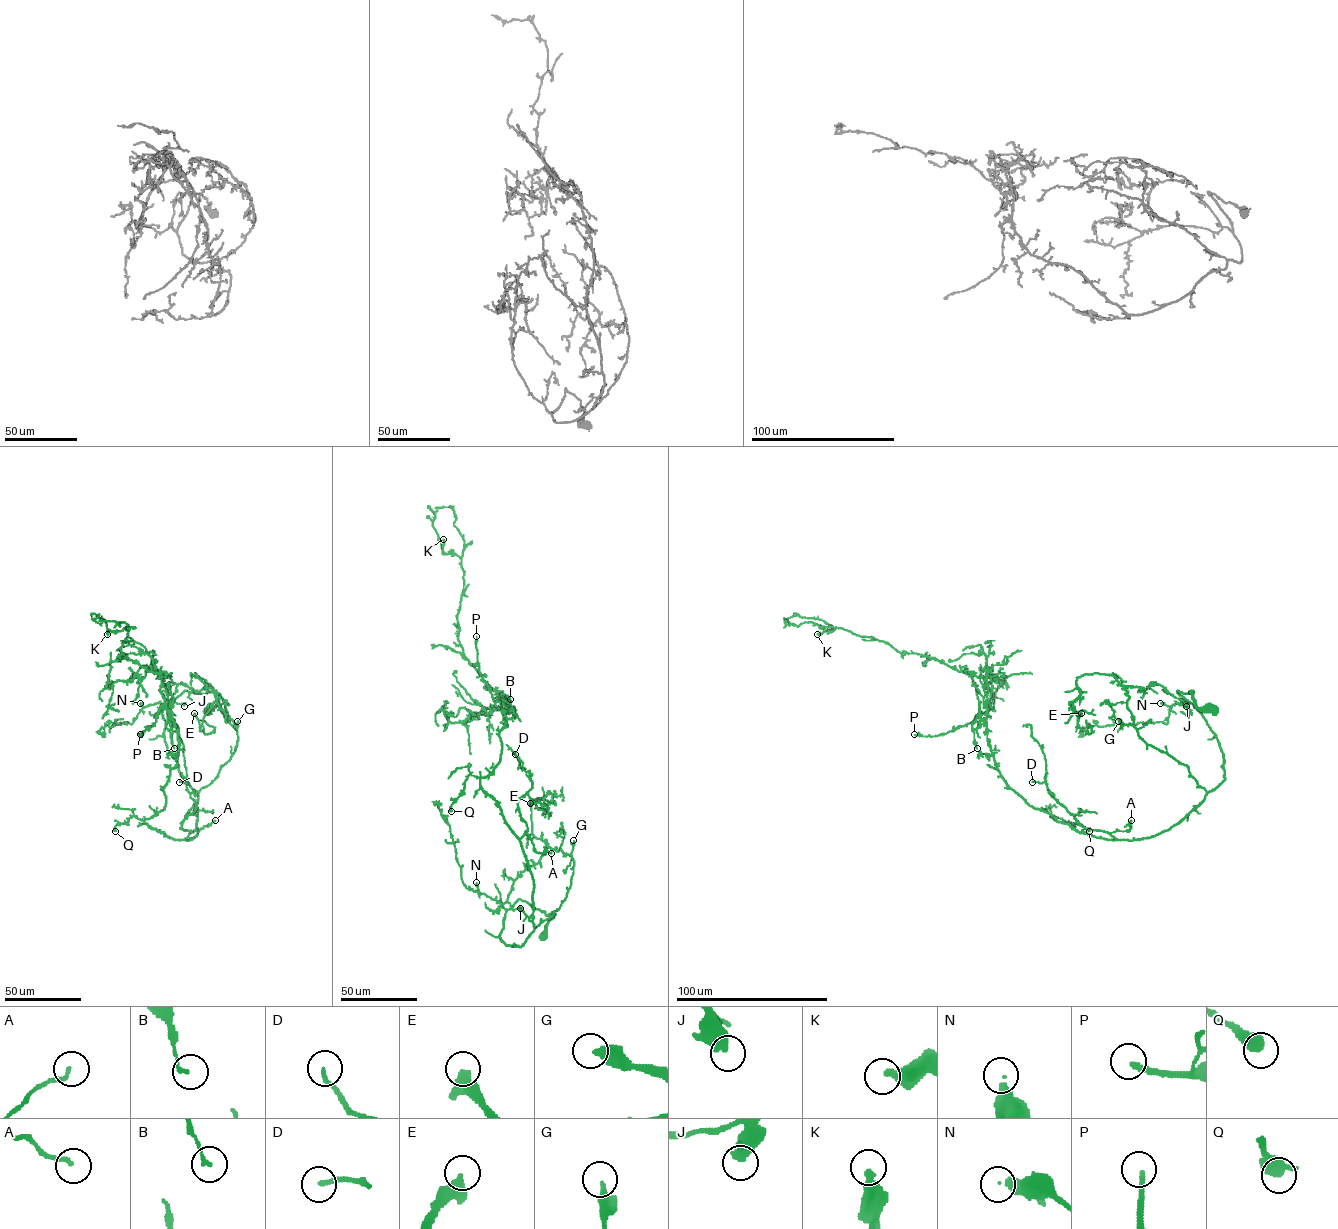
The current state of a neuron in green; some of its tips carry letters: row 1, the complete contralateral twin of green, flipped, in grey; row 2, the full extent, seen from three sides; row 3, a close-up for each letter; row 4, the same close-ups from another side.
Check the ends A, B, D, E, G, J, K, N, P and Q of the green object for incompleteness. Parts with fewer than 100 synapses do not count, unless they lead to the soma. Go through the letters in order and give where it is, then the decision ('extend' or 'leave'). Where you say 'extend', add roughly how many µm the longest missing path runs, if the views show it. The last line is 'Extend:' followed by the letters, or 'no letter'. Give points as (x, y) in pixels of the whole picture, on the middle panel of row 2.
A: at (551, 853); leave
B: at (510, 699); leave
D: at (515, 754); leave
E: at (530, 803); leave
G: at (573, 840); leave
J: at (520, 908); leave
K: at (443, 539); leave
N: at (476, 882); leave
P: at (476, 636); leave
Q: at (451, 811); leave
Extend: no letter

